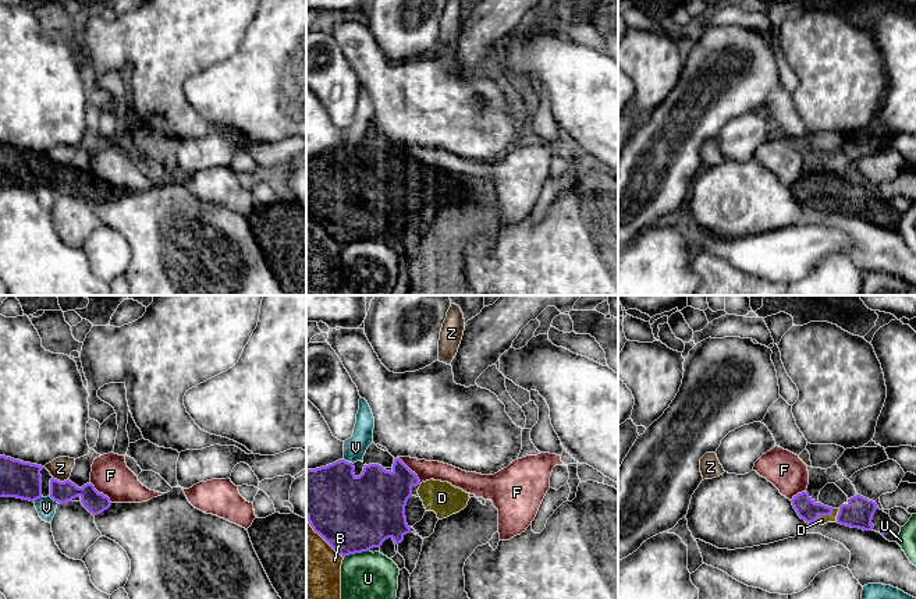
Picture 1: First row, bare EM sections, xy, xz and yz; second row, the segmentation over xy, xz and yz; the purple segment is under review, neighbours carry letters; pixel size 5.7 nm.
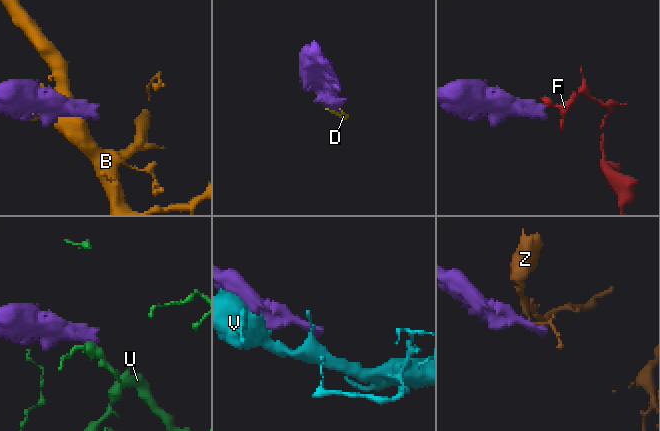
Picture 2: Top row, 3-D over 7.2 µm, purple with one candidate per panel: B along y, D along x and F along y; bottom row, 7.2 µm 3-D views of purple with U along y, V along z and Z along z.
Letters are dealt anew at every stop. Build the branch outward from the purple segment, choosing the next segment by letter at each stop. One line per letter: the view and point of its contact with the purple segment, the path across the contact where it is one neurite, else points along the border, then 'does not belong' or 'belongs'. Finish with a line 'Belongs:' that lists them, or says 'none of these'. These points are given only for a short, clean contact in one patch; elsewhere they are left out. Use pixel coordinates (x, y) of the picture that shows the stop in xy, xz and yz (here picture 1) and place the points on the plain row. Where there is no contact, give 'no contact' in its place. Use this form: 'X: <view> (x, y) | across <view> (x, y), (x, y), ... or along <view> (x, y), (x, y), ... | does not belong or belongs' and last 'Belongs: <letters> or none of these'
B: xz (320, 223) | does not belong
D: yz (822, 202) | belongs
F: xz (408, 156) | along xz (394, 146), (404, 151), (421, 170) | does not belong
U: xz (357, 240) | along xz (369, 237), (361, 241), (350, 241), (344, 245) | does not belong
V: xz (347, 149) | does not belong
Z: xy (61, 170) | does not belong
Belongs: D

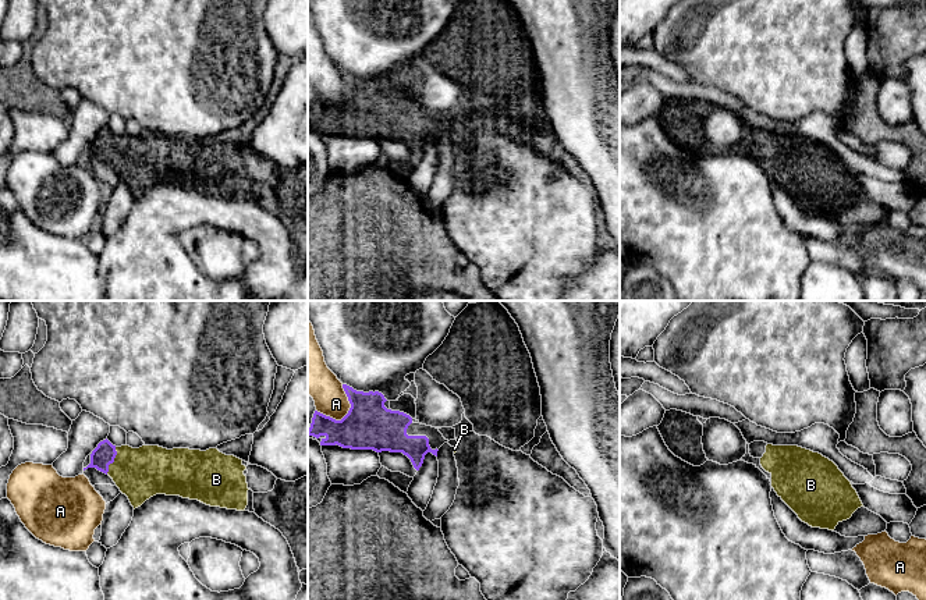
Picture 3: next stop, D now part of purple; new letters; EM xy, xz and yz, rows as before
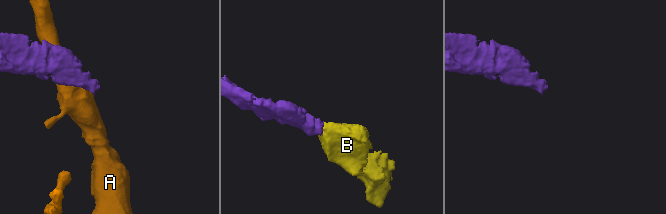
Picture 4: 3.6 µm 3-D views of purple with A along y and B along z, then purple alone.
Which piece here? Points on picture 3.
A: xz (347, 102) | does not belong
B: xy (113, 149) | across xy (105, 141), (113, 149), (124, 152), (139, 162) | belongs
Belongs: B

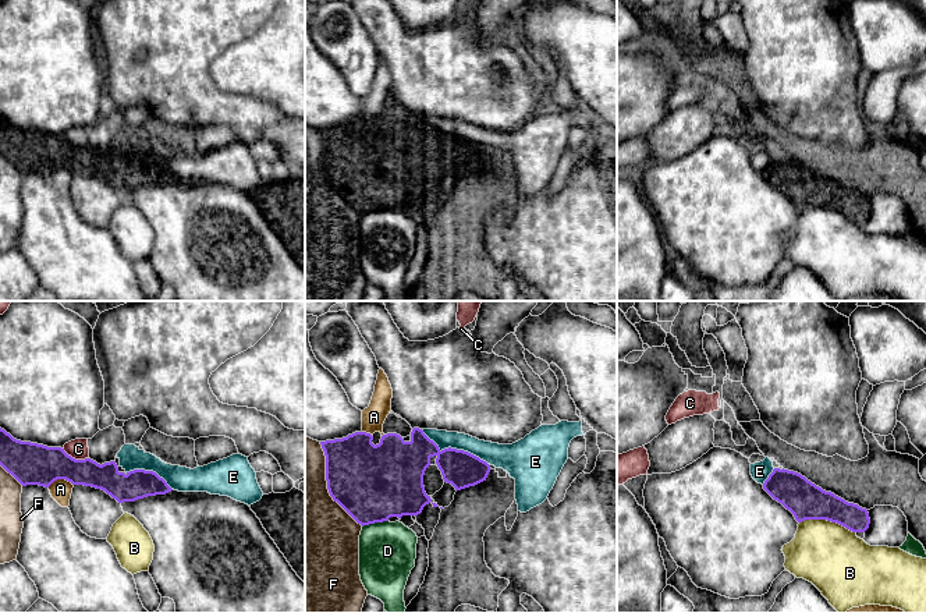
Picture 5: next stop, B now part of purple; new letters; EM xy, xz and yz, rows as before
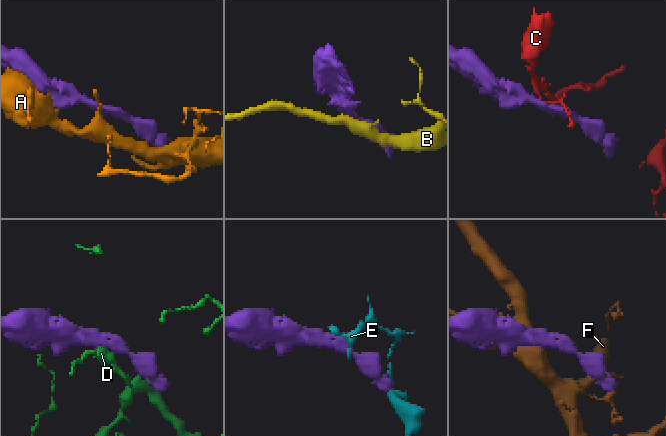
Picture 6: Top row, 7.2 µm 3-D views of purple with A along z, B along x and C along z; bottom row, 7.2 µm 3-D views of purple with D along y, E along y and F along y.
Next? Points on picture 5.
A: xy (60, 166) | does not belong
B: yz (827, 208) | does not belong
C: xy (74, 146) | does not belong
D: xz (375, 209) | along xz (387, 208), (369, 211), (362, 215) | does not belong
E: xz (454, 137) | does not belong
F: xz (327, 173) | does not belong
Belongs: none of these

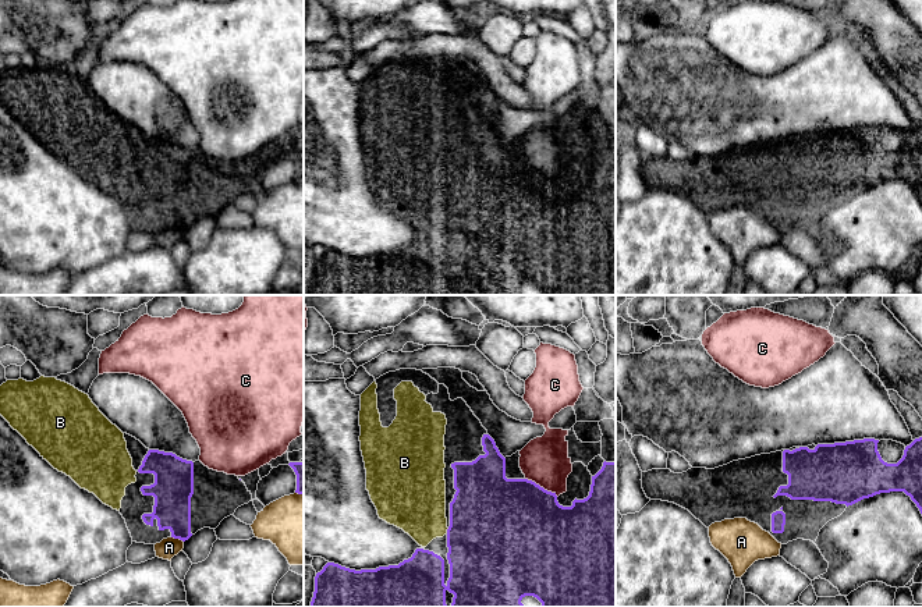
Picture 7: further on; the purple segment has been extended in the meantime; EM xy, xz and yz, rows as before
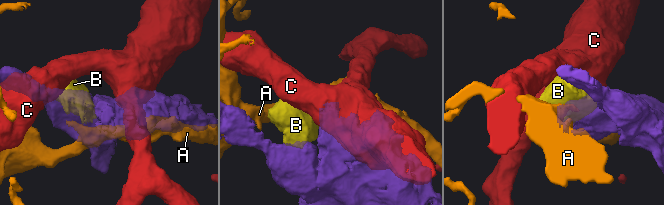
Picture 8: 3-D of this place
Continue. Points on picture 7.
A: xy (177, 226) | does not belong
B: xz (447, 219) | belongs
C: xz (542, 176) | does not belong
Belongs: B

